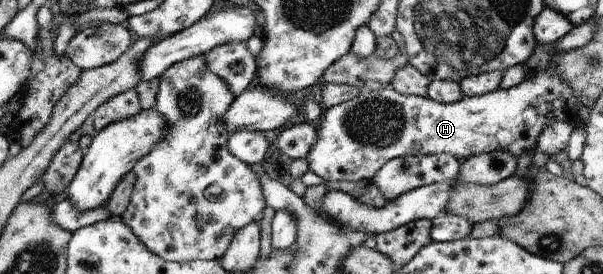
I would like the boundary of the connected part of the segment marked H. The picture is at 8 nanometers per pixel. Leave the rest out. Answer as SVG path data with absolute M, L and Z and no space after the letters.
M555 66L541 74L529 75L515 87L497 89L483 96L464 96L453 104L441 104L429 97L404 95L389 85L381 90L361 91L359 96L351 100L331 108L323 108L321 118L316 122L317 142L311 146L305 160L309 170L323 178L325 182L361 182L371 180L389 160L409 155L449 153L464 161L469 156L477 156L483 152L506 150L515 158L519 158L525 150L536 150L537 138L541 136L543 128L555 122L555 119L577 127L581 122L580 107L581 102L575 96L573 88L559 78Z

